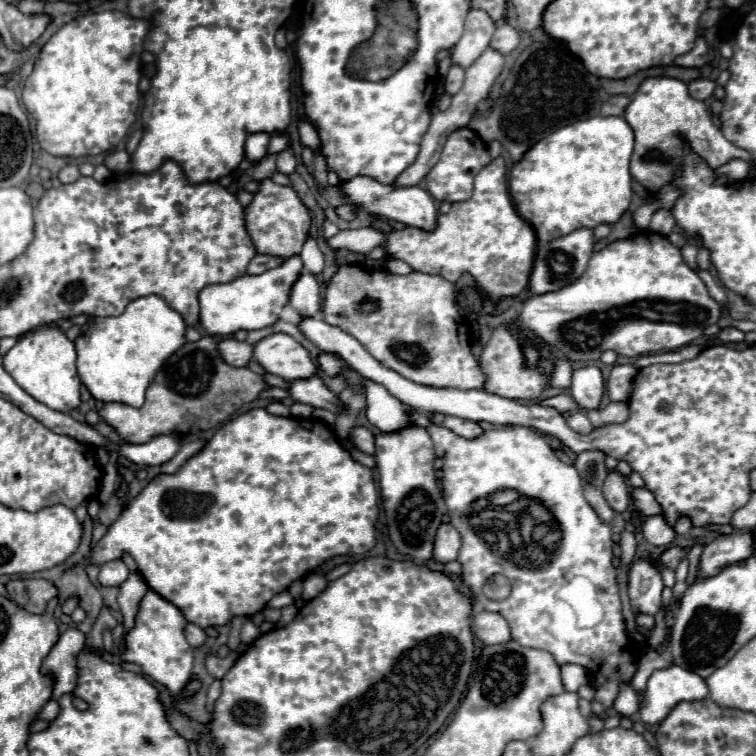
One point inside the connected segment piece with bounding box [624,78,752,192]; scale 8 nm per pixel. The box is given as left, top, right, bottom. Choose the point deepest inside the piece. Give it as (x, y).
(661, 111)

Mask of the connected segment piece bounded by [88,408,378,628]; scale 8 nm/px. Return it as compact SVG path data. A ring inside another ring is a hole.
M254 408L254 410L248 410L240 416L236 416L230 422L226 422L214 434L214 438L204 446L204 450L200 450L196 456L192 456L176 474L172 474L172 476L170 474L158 474L122 510L118 520L108 528L106 536L90 550L88 562L102 566L104 562L122 558L122 552L128 552L134 558L136 568L142 574L142 578L146 580L146 584L154 592L158 592L162 598L166 598L168 602L178 606L182 610L182 614L188 618L188 622L198 624L202 628L220 626L220 624L230 622L234 616L250 616L250 614L264 610L264 606L270 602L272 596L286 590L294 580L306 576L308 572L318 568L328 558L340 556L340 554L364 554L364 552L368 552L376 542L374 540L374 522L378 520L376 502L378 502L378 490L374 484L372 470L358 464L356 460L352 460L352 456L338 444L334 432L330 432L328 424L314 420L314 418L308 418L308 422L298 420L298 418L280 418L280 416L268 414L262 408Z

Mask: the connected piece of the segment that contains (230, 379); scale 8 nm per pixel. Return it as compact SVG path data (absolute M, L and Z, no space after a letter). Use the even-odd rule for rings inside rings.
M204 336L198 342L186 342L170 360L160 368L156 380L150 384L146 402L140 408L132 408L120 402L106 402L98 414L104 424L112 426L118 436L132 444L144 444L160 434L196 434L216 424L222 424L232 416L242 404L258 398L258 392L268 388L262 376L248 368L228 366L216 348L212 336Z

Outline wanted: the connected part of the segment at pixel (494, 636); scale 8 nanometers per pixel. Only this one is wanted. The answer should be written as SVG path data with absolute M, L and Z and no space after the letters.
M478 612L474 616L474 636L484 644L502 644L510 640L508 622L494 612Z

